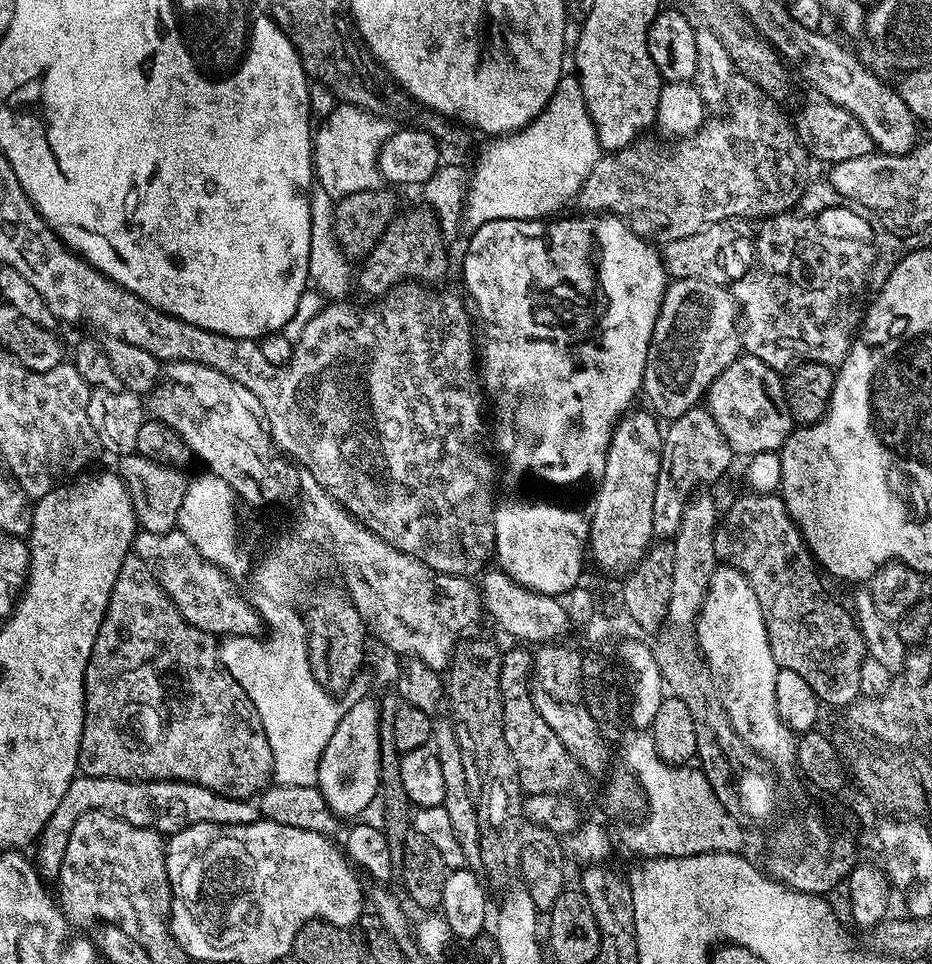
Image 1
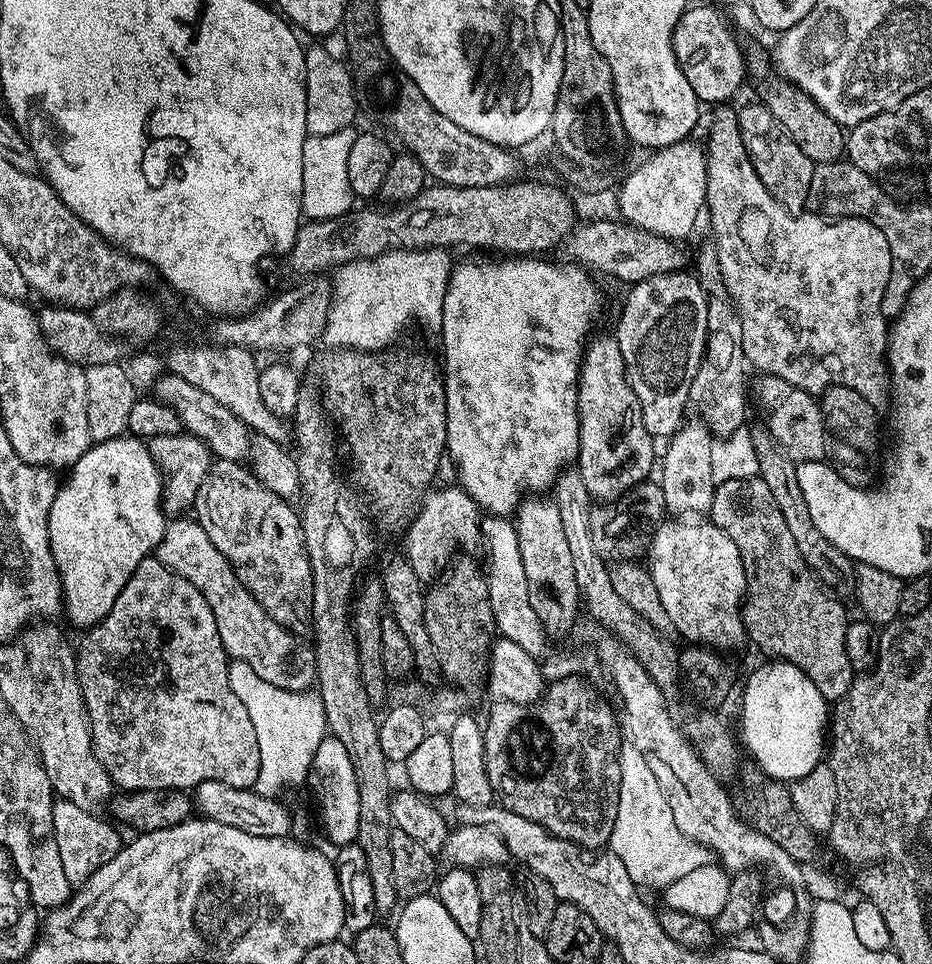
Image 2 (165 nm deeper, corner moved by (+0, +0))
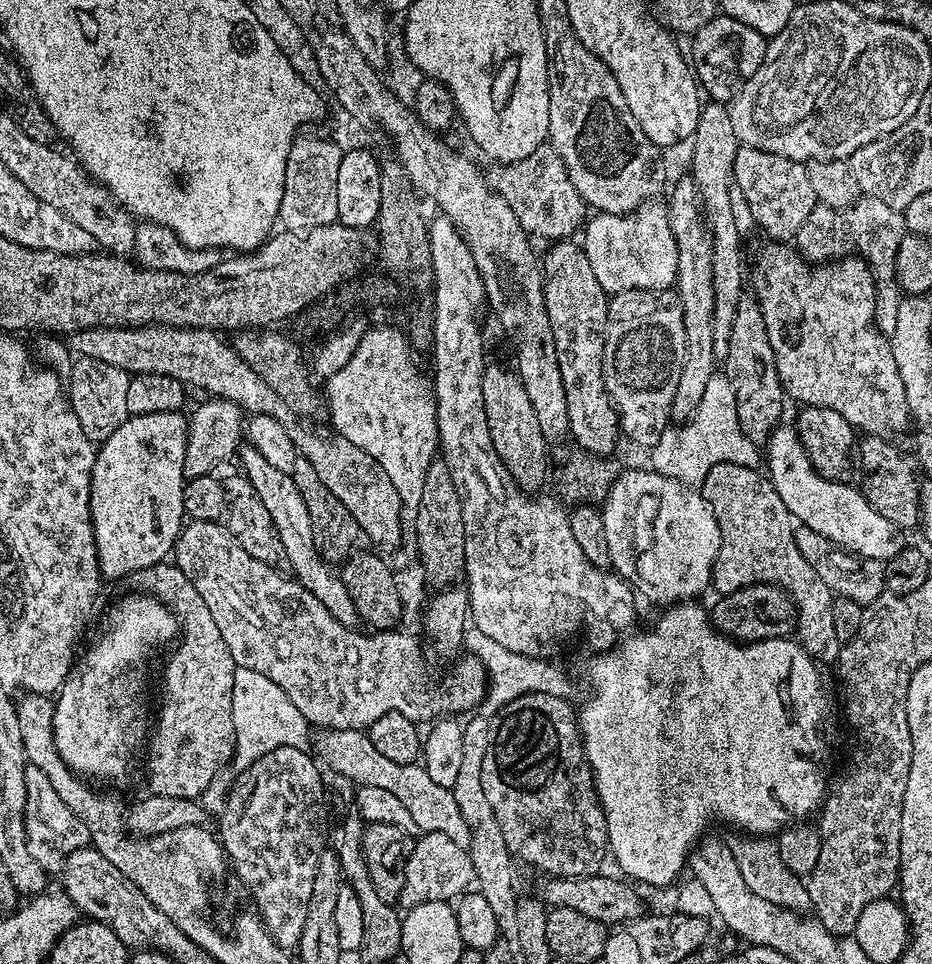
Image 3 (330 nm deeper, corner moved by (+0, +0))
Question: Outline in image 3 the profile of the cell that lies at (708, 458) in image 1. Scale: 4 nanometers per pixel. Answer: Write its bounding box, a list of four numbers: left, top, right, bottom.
[691,102,746,358]

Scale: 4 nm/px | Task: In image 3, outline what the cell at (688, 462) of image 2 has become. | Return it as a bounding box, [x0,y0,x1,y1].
[666,179,718,422]

